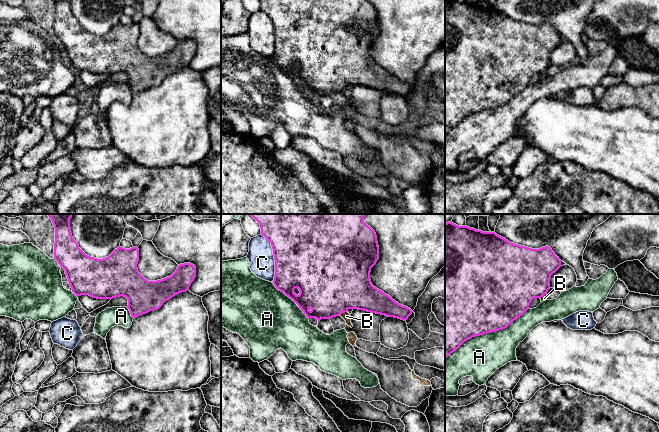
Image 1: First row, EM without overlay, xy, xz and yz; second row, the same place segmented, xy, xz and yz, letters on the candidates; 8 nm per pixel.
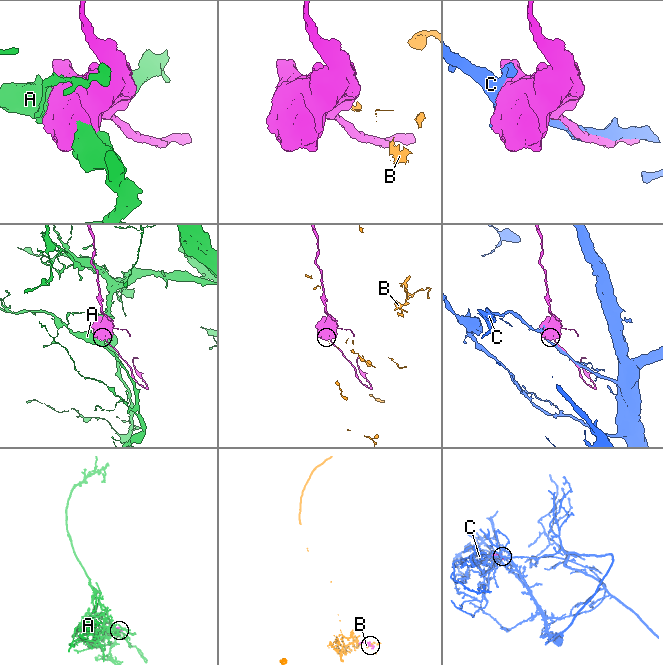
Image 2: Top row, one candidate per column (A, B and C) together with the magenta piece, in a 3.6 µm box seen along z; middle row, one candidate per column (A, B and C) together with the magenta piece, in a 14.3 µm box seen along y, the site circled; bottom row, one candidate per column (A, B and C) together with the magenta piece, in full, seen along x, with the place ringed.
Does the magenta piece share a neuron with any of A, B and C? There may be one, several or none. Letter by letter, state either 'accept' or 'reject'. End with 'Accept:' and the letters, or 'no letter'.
A: reject
B: reject
C: reject
Accept: no letter

